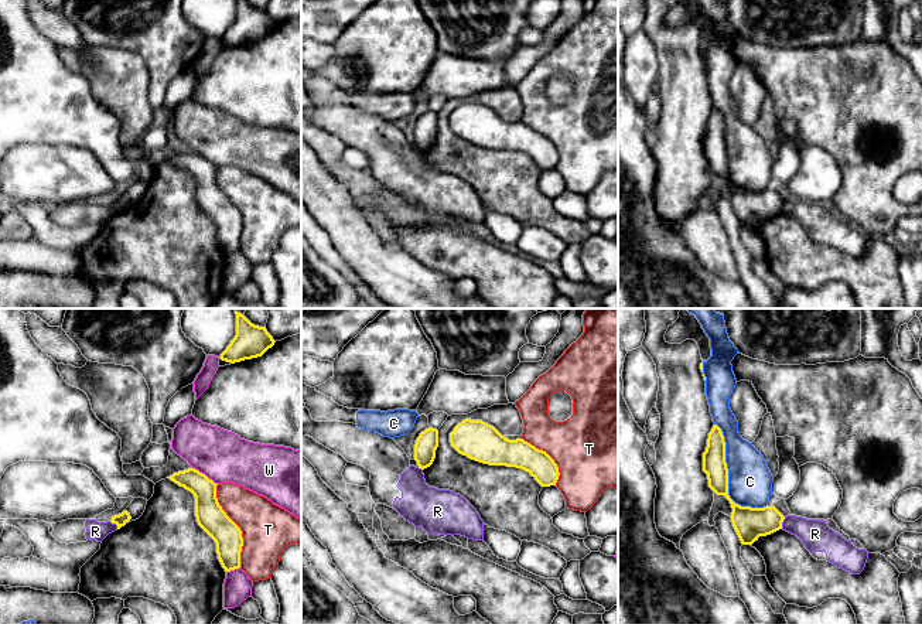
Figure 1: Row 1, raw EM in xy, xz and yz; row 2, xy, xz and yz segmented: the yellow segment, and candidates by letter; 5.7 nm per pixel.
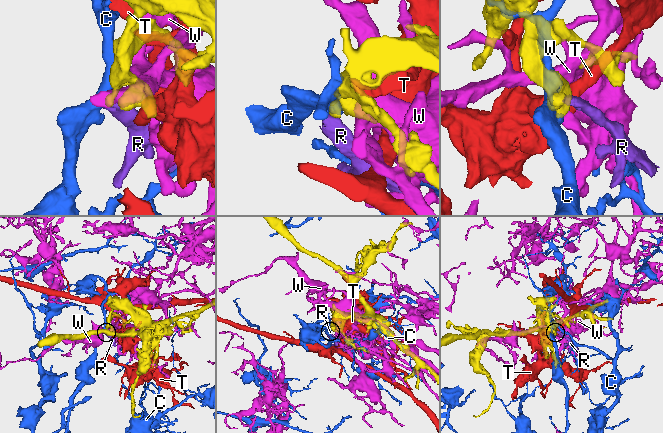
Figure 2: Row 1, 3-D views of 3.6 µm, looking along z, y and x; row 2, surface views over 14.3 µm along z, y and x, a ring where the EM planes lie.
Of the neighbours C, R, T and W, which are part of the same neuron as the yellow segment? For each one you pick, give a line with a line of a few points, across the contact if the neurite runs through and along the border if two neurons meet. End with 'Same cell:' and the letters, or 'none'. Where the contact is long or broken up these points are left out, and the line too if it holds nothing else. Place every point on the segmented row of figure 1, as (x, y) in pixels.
Same cell: none

